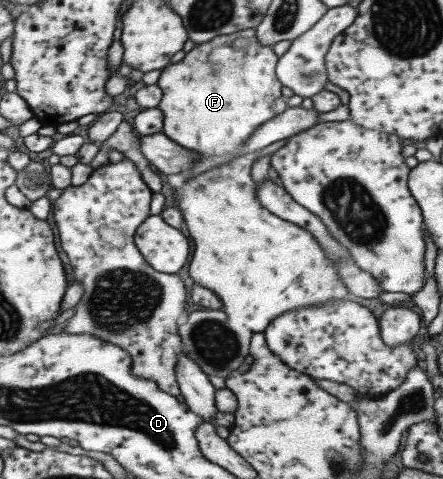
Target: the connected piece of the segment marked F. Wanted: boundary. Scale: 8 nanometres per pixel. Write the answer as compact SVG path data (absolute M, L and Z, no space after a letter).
M249 28L229 35L215 35L205 43L194 44L181 61L169 63L161 69L161 75L155 83L162 91L158 103L163 115L160 132L177 145L193 150L192 153L198 156L198 161L194 161L195 165L184 171L184 181L203 171L209 171L211 167L219 167L240 157L243 143L257 126L285 111L286 99L281 96L282 85L274 70L277 60L278 57L273 53L271 46L259 44L255 30Z

